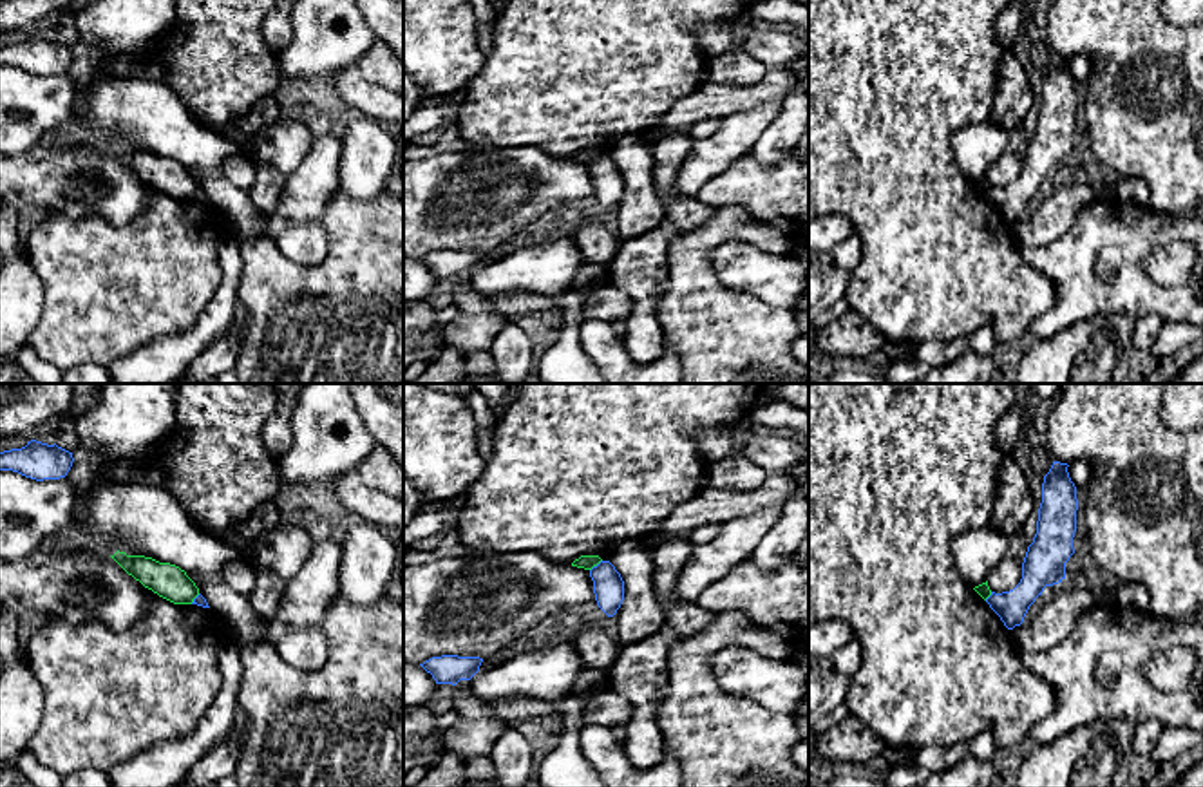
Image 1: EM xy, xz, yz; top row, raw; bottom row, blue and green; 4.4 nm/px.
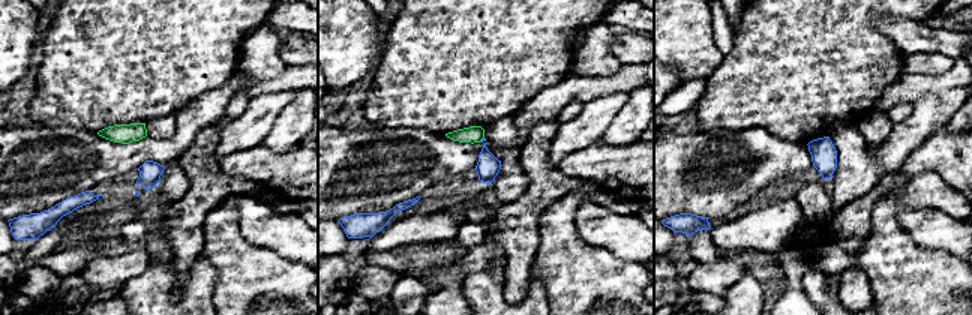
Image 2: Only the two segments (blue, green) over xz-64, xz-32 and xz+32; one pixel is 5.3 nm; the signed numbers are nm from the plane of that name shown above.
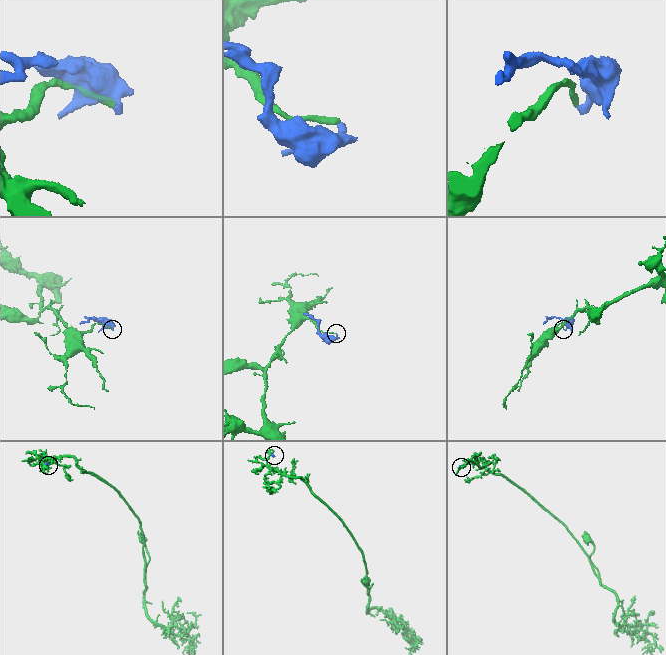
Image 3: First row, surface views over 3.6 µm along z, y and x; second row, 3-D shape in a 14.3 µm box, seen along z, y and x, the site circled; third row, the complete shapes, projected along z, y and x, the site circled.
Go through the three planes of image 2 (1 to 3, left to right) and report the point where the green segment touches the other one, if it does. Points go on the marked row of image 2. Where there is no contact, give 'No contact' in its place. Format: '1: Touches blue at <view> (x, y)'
1: No contact
2: Touches blue at xz-32 (482, 140)
3: No contact

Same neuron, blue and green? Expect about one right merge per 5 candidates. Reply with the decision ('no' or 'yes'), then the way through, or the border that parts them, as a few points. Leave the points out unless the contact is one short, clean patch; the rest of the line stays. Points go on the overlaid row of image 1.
no | along xz (601, 559), (590, 570)

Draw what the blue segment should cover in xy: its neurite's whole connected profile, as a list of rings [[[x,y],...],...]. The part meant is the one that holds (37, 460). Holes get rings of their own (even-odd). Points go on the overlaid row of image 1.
[[[36,440],[22,449],[0,452],[0,470],[13,470],[36,481],[65,478],[72,461],[72,452]]]

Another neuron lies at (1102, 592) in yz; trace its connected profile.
[[[1096,574],[1094,581],[1089,584],[1094,602],[1109,602],[1116,599],[1116,590],[1111,586],[1100,574]]]

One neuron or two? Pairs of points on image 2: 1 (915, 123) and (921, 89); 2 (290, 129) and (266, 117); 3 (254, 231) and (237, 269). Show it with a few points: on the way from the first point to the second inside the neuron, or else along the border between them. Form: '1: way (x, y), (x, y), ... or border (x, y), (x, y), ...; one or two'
1: border (954, 89), (939, 95), (923, 95), (912, 104); two
2: border (296, 95), (261, 143); two
3: border (234, 212), (246, 242), (282, 257); two

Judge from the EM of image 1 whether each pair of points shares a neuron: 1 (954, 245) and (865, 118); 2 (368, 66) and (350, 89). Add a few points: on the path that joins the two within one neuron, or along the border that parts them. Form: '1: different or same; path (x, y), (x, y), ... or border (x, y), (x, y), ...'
1: same; path (923, 214), (907, 198), (876, 149)
2: different; border (355, 66), (364, 78), (384, 89)

